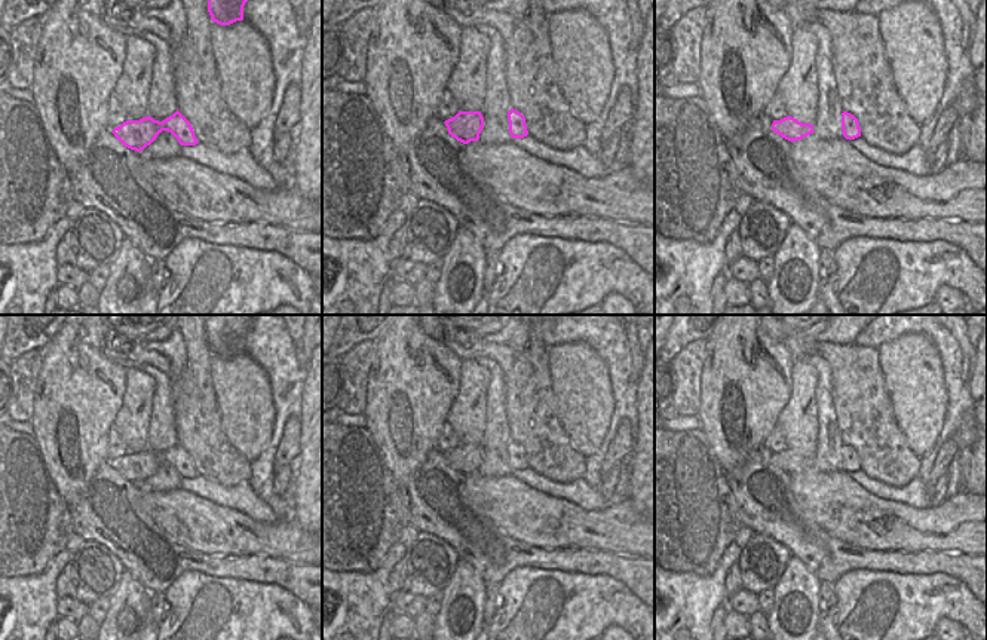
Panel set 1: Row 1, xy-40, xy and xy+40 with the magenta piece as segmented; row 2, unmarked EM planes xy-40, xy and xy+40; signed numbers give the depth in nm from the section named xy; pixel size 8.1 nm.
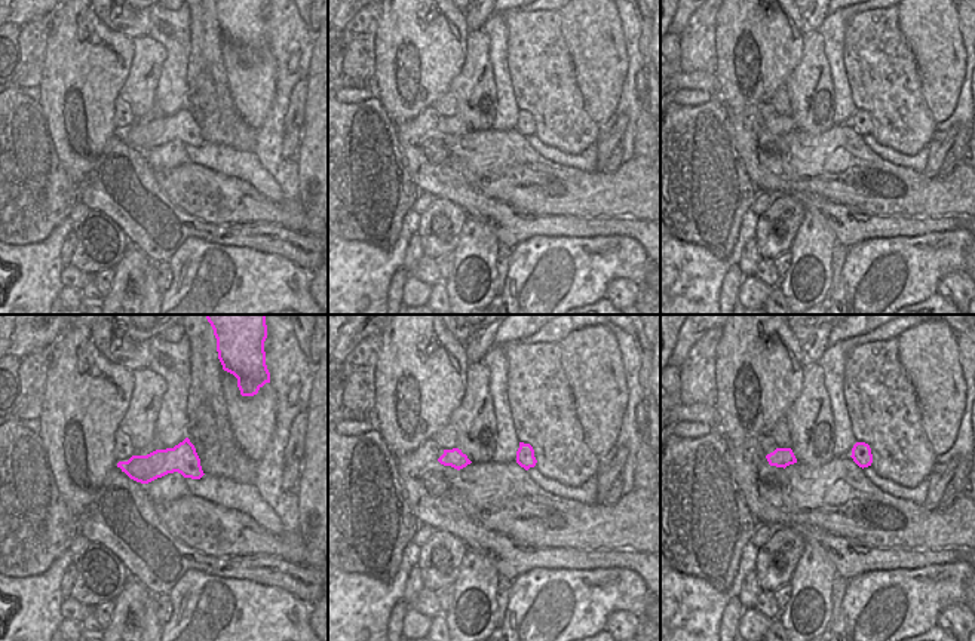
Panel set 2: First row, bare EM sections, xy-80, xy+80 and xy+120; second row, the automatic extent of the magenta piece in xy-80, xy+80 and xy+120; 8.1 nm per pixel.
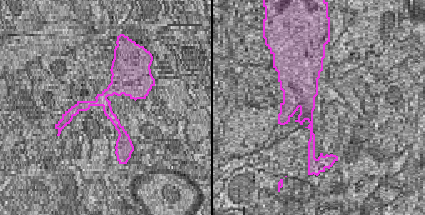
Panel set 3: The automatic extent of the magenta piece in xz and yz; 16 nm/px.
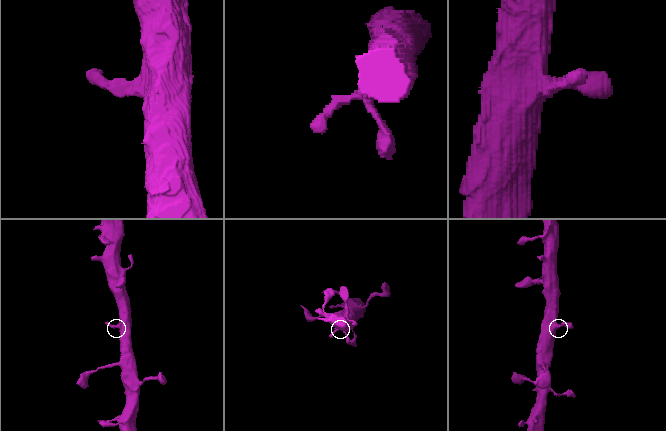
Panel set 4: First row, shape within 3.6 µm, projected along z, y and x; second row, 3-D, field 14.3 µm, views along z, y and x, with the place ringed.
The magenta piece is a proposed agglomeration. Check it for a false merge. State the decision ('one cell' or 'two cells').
one cell

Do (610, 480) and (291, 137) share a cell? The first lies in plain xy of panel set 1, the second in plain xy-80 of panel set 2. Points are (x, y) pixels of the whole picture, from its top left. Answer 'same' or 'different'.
same

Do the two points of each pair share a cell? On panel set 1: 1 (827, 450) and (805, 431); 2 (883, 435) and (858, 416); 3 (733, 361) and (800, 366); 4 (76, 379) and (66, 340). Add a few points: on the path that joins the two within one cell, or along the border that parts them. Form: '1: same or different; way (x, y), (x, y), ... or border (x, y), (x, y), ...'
1: different; border (818, 407), (818, 444), (812, 456)
2: same; way (877, 434), (864, 420)
3: different; border (796, 360), (791, 394), (787, 400)
4: same; way (69, 371), (67, 351)

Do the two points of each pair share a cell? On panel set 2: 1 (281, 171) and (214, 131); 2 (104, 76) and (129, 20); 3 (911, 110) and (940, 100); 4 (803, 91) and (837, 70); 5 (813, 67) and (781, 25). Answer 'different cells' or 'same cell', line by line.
1: different cells
2: different cells
3: different cells
4: different cells
5: different cells

